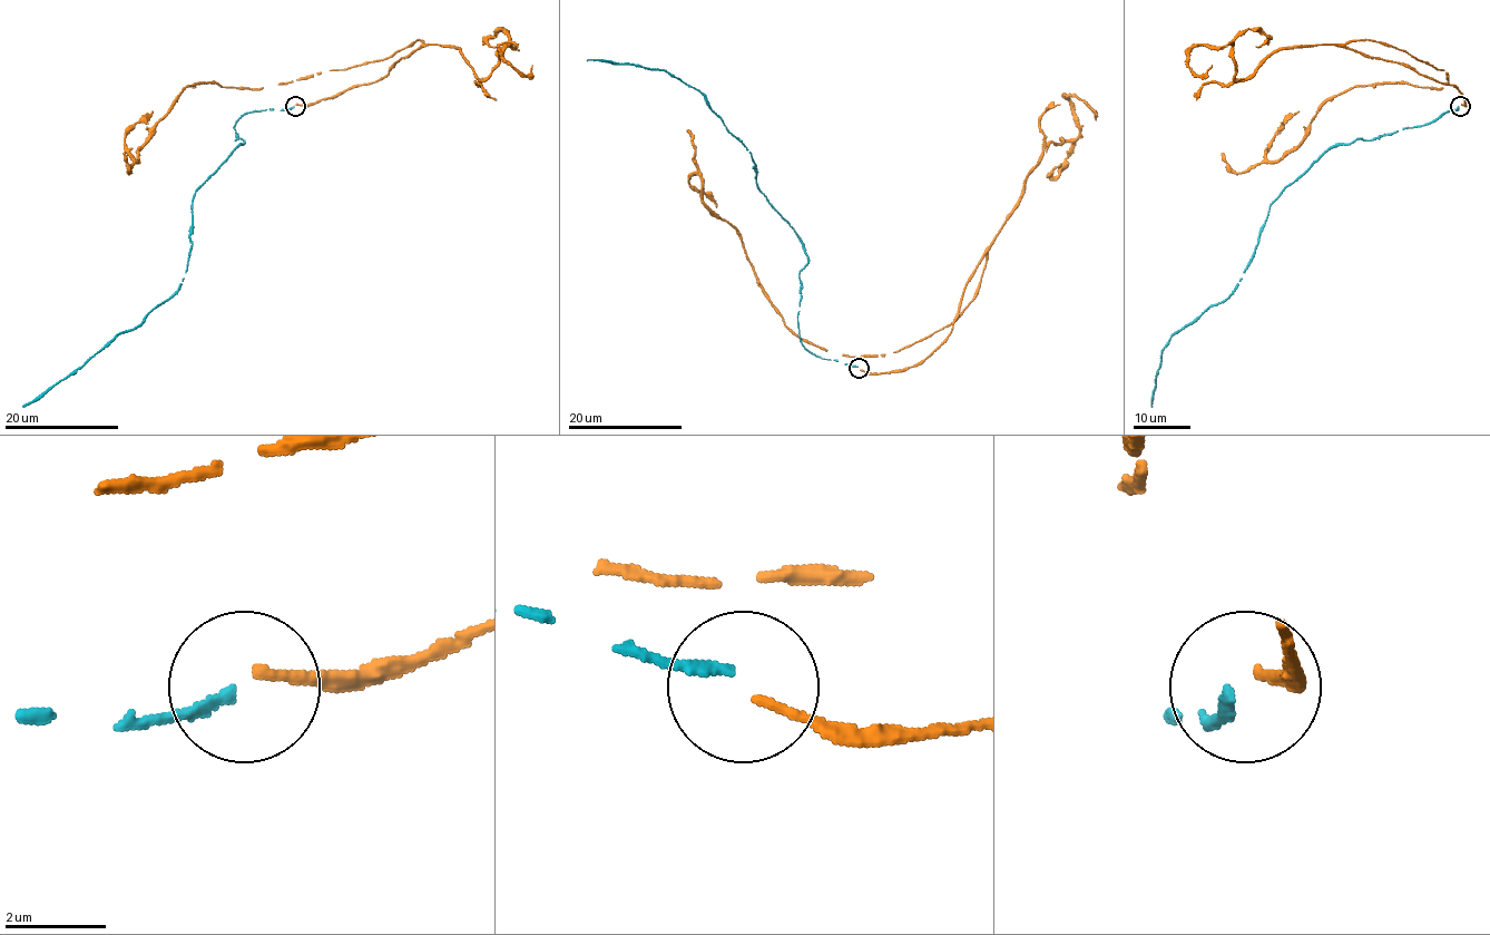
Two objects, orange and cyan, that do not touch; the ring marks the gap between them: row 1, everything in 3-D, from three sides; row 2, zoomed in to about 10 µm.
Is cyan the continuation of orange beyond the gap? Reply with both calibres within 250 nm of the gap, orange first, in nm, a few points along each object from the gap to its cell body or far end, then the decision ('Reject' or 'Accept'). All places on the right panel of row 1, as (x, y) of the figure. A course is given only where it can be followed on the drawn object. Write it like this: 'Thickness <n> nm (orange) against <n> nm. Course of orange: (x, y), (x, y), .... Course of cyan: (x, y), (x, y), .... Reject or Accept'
Thickness 190 nm (orange) against 190 nm. Course of orange: (1461, 105), (1454, 87), (1348, 44), (1365, 39), (1448, 84), (1353, 87), (1294, 148), (1265, 157), (1299, 110). Course of cyan: (1459, 107), (1425, 124), (1335, 144), (1282, 193), (1270, 205), (1237, 286), (1163, 349), (1152, 407). Reject

